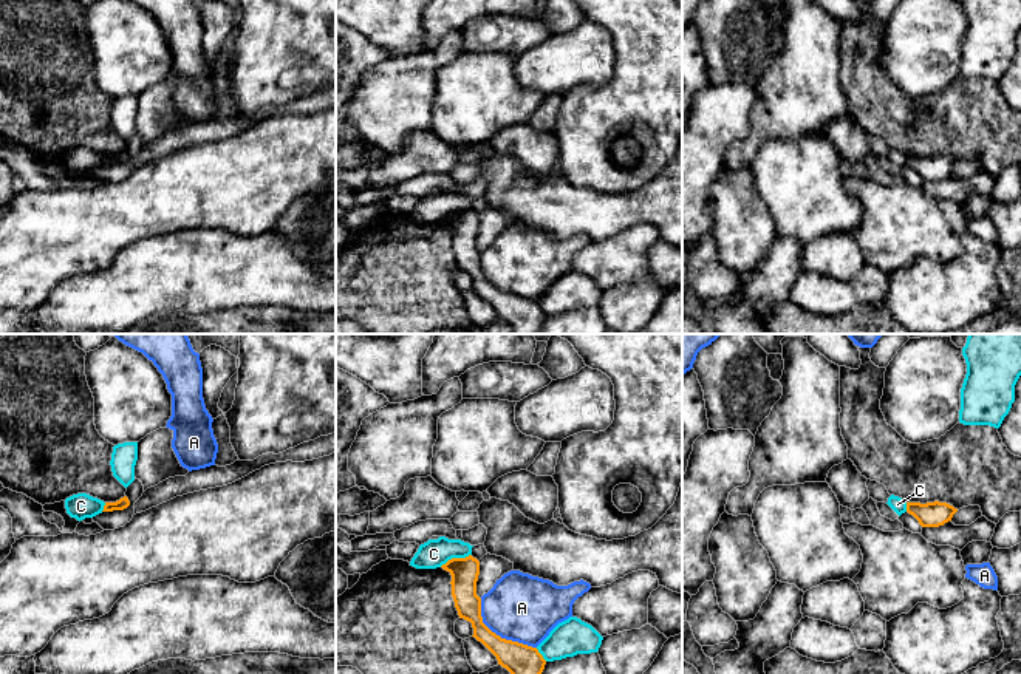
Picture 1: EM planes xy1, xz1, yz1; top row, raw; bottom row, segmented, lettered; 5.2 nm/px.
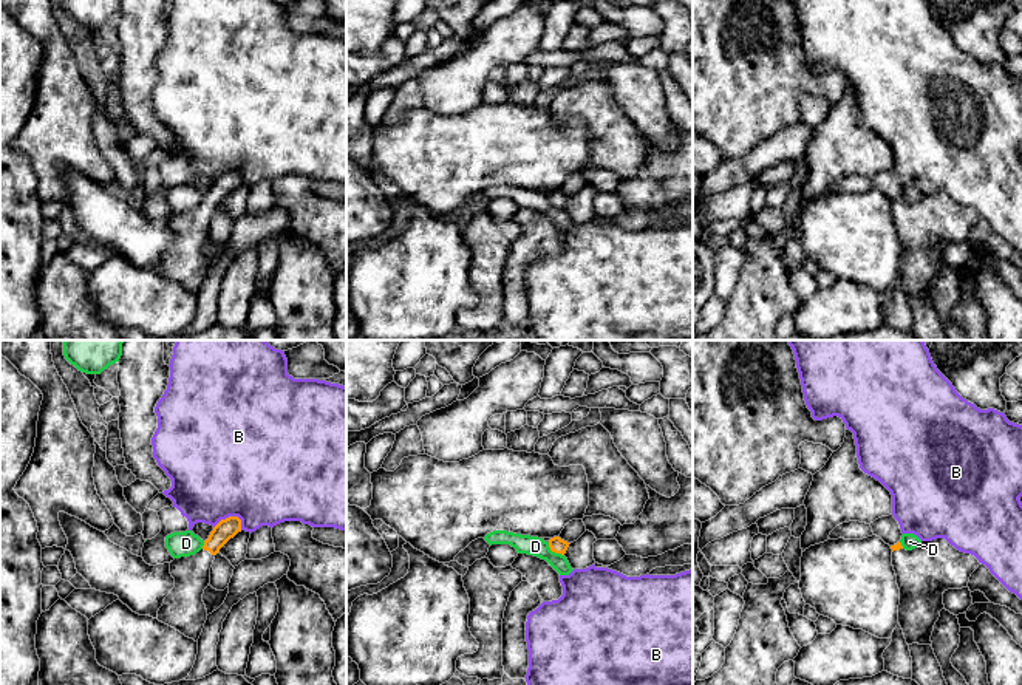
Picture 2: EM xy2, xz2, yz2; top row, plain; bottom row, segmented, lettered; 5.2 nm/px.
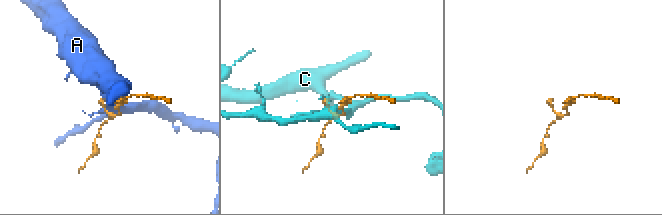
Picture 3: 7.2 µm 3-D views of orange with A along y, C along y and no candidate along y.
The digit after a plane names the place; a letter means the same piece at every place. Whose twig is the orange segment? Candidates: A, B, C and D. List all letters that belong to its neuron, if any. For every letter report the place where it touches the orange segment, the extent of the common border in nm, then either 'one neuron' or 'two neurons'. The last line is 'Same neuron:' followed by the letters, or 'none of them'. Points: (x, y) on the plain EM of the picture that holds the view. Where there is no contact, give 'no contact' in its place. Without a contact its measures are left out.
A: xz1 (498, 289) | 400 nm | two neurons
B: xy2 (229, 170) | 160 nm | two neurons
C: xz1 (455, 212) | 180 nm | two neurons
D: xz2 (554, 204) | 110 nm | two neurons
Same neuron: none of them

